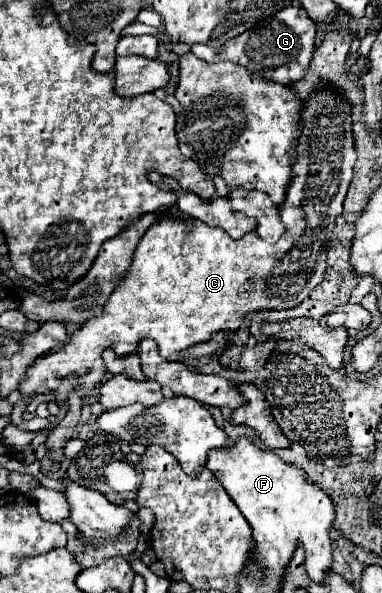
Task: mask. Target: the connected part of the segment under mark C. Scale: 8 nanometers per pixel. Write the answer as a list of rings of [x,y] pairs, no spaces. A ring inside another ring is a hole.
[[[320,89],[316,91],[306,103],[302,111],[302,135],[298,143],[298,161],[292,167],[294,179],[288,187],[286,201],[280,207],[280,219],[286,225],[286,233],[278,239],[278,243],[270,245],[264,243],[254,231],[244,235],[242,239],[234,241],[222,229],[208,227],[200,221],[192,227],[190,233],[184,229],[184,221],[176,221],[170,213],[156,221],[148,229],[148,233],[140,239],[132,265],[116,285],[110,299],[104,303],[104,311],[84,323],[66,345],[58,351],[38,357],[30,367],[24,379],[18,385],[18,391],[24,399],[34,393],[54,393],[54,401],[58,403],[60,411],[56,421],[46,429],[54,429],[60,419],[68,411],[68,397],[72,391],[82,391],[80,397],[92,395],[106,375],[106,365],[102,361],[102,351],[112,349],[118,357],[126,357],[138,351],[138,343],[146,337],[158,343],[160,355],[168,359],[172,353],[184,351],[192,345],[206,343],[218,331],[236,331],[244,315],[250,311],[270,311],[270,309],[292,309],[300,305],[308,293],[322,283],[326,271],[326,249],[332,237],[334,219],[342,213],[342,203],[348,193],[348,185],[352,179],[352,169],[356,161],[354,151],[354,137],[352,137],[352,115],[350,105],[340,97],[334,89]]]

